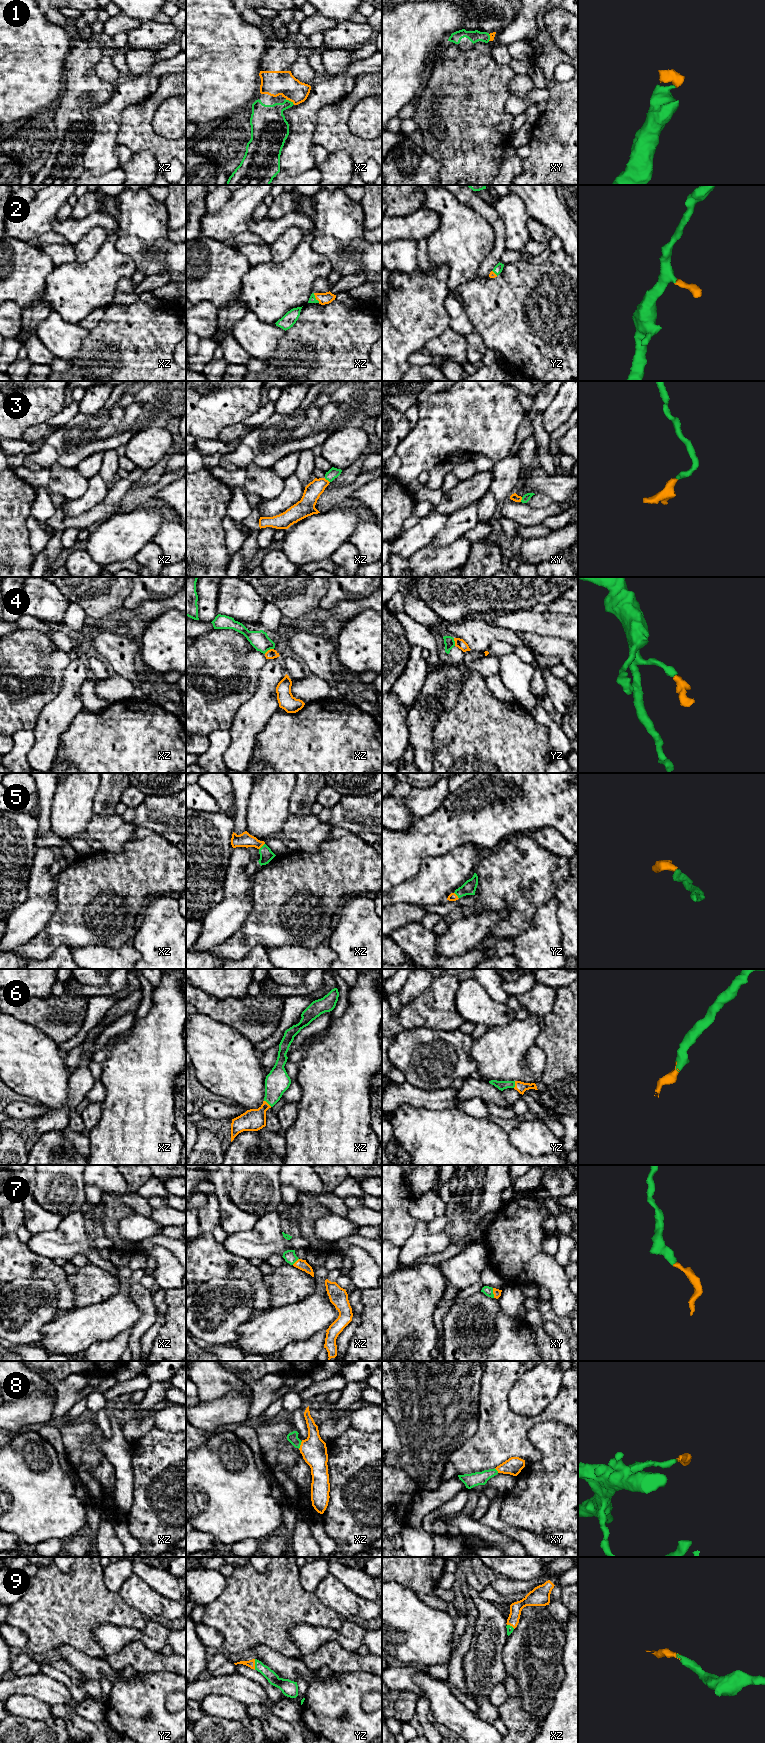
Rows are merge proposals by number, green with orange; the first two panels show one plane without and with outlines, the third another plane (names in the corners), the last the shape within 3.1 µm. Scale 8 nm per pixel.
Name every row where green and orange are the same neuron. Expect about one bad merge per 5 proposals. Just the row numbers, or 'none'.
1, 2, 3, 4, 5, 6, 7, 8, 9

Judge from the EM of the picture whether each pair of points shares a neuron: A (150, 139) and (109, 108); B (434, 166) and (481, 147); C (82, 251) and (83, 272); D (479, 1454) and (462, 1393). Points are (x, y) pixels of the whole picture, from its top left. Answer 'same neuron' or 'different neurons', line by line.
A: different neurons
B: different neurons
C: different neurons
D: different neurons

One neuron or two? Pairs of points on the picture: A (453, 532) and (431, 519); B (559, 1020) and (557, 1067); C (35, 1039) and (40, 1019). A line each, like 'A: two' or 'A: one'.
A: two
B: one
C: two

